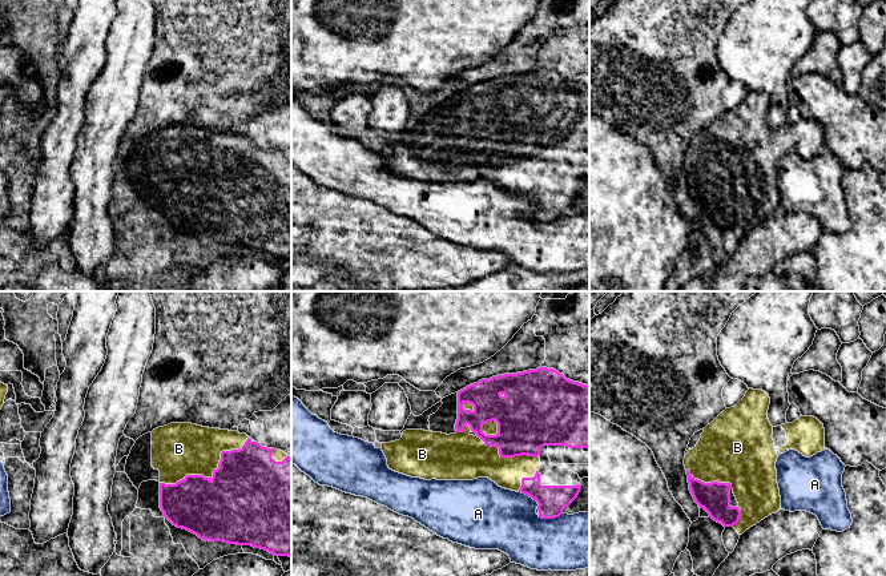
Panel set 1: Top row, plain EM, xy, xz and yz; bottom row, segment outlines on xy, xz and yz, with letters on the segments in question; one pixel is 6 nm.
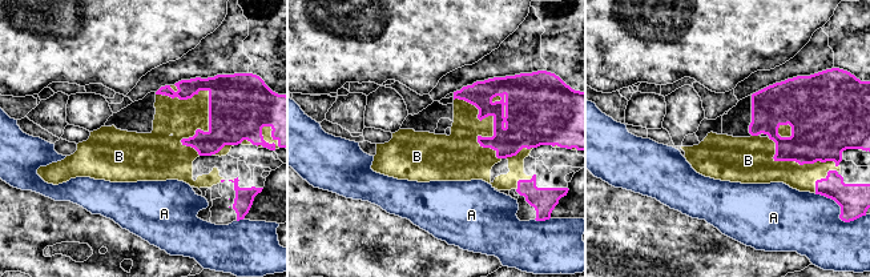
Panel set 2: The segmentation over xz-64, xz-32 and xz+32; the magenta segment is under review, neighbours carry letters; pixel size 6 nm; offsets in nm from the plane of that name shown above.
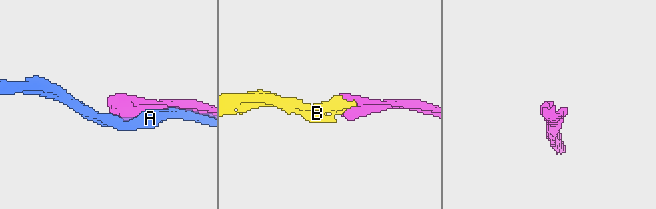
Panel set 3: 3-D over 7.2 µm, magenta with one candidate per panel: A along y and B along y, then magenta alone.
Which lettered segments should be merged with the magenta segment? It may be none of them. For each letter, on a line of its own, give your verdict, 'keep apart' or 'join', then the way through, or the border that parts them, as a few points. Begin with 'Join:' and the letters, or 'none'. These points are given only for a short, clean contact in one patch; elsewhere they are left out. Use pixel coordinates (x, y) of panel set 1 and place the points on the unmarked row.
Join: B
A: keep apart
B: join

